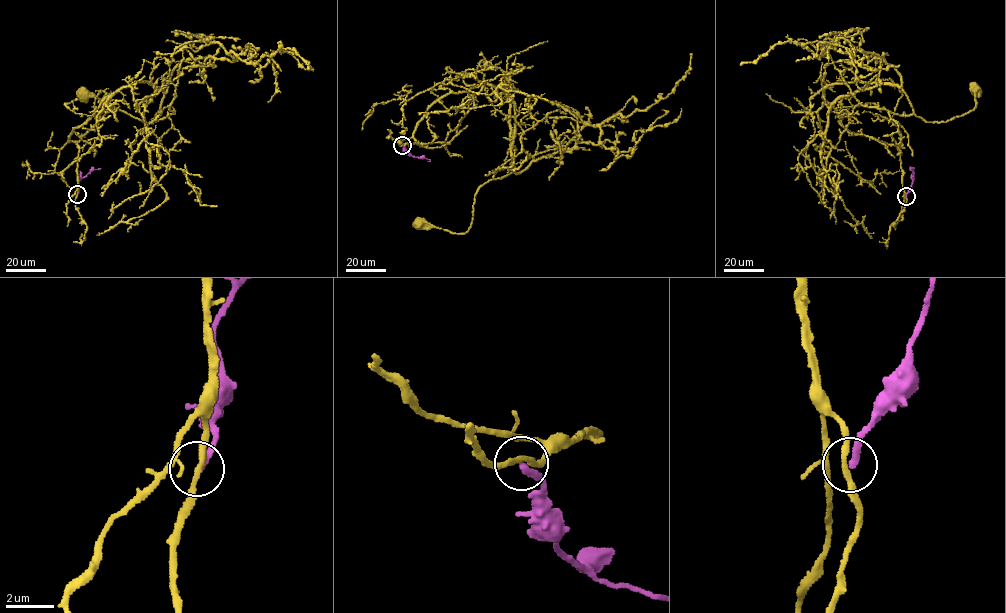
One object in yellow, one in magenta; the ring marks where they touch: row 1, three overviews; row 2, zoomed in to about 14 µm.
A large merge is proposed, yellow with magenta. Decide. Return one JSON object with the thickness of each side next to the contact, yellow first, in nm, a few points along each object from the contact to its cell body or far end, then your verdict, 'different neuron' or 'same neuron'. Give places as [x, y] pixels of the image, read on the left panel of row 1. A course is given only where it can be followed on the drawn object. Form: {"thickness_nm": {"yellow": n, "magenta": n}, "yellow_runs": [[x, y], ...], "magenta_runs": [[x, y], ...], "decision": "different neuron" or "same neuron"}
{"thickness_nm": {"yellow": 240, "magenta": 280}, "yellow_runs": [[77, 194], [72, 129], [105, 98], [136, 82], [164, 94], [144, 130], [140, 119], [84, 95]], "magenta_runs": [[77, 194], [79, 179], [98, 169]], "decision": "different neuron"}

